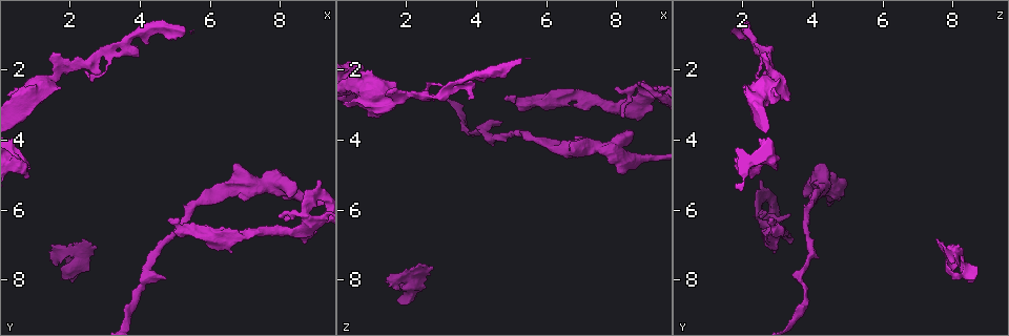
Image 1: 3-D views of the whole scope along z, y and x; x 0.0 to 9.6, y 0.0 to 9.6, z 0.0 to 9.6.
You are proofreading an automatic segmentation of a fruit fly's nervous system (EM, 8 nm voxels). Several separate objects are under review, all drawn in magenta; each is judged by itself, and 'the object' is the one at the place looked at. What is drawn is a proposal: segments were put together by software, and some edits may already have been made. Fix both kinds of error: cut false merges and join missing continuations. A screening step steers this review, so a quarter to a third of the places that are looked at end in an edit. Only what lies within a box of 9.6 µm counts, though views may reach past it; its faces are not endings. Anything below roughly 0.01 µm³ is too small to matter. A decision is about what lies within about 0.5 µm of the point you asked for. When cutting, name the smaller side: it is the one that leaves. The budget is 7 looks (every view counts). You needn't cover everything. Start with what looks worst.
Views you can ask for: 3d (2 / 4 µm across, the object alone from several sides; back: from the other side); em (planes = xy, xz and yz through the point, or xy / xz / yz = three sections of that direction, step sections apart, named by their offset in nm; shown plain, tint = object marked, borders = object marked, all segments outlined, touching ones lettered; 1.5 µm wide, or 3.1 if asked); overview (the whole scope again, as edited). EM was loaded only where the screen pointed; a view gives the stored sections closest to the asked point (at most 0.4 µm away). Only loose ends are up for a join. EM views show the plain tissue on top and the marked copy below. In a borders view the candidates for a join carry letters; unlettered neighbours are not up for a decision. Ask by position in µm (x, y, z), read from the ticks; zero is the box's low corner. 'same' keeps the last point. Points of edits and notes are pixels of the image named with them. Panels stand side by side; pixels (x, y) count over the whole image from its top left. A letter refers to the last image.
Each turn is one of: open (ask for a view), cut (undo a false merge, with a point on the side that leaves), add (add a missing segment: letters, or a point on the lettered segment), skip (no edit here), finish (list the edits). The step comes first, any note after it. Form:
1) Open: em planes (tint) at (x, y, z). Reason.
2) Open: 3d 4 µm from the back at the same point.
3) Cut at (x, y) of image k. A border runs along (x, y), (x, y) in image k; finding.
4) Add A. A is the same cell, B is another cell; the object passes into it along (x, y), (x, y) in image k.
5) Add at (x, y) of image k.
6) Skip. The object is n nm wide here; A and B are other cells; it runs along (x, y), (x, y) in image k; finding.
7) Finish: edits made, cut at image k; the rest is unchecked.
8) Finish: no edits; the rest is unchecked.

Open: em planes (borders) at (0.90, 4.80, 3.00). Branch stops here.

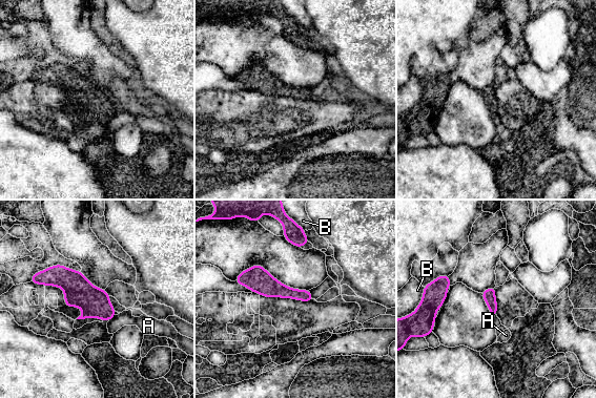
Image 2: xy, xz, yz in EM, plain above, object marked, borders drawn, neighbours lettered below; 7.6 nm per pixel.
Skip. A and B are other cells; a border runs along (116, 315), (109, 320) in image 2; no lettered segment goes on from it.

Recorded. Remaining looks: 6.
Open: em xy step 8 (borders) at (8.65, 6.95, 3.45). An open end.

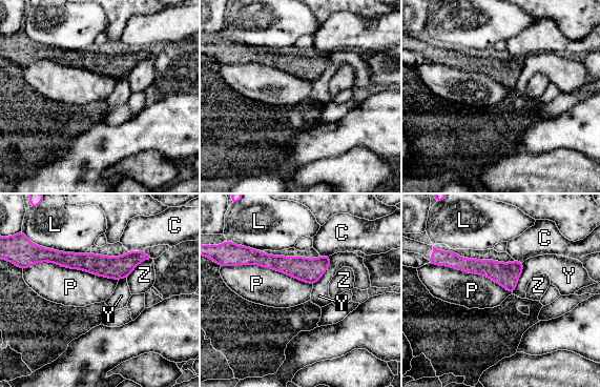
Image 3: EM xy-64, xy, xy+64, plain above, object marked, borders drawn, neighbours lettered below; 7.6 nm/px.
Skip. C, L, P, Y and Z are other cells; it runs along (452, 264), (489, 268), (520, 267) in image 3; no lettered segment goes on from it.

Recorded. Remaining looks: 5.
Open: 3d 2 µm at (6.45, 6.75, 2.75). Sudden change in width.

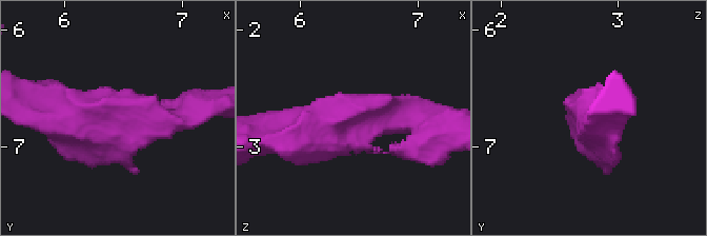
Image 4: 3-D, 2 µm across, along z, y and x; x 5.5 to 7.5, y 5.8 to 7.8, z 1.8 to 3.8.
Open: em planes (tint) at (6.42, 6.76, 2.78). The arms are 200, 280 nm wide.

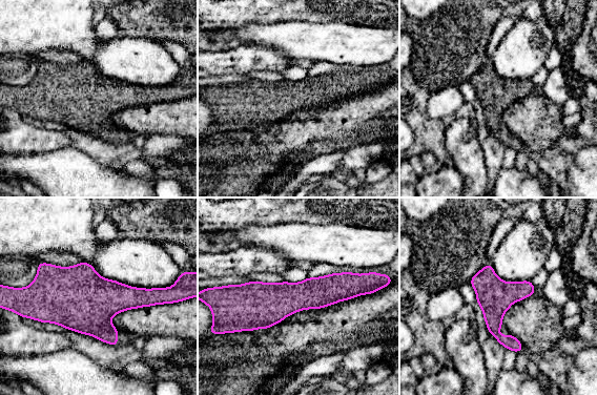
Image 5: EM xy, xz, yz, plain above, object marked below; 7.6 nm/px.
Open: em planes (borders) at the same point.

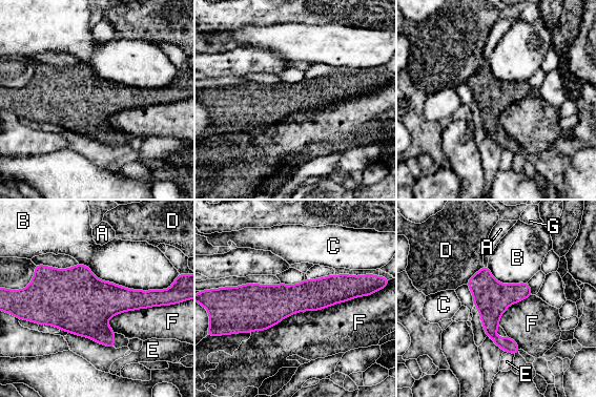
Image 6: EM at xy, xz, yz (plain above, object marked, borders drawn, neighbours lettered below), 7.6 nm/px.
Skip. The object is 260 nm wide here; the longest contact is with F, 950 nm; A, B, C, D, E, F and G are other cells; continuous, no second cell.

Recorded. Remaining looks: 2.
Finish: no edits; the rest is unchecked.

